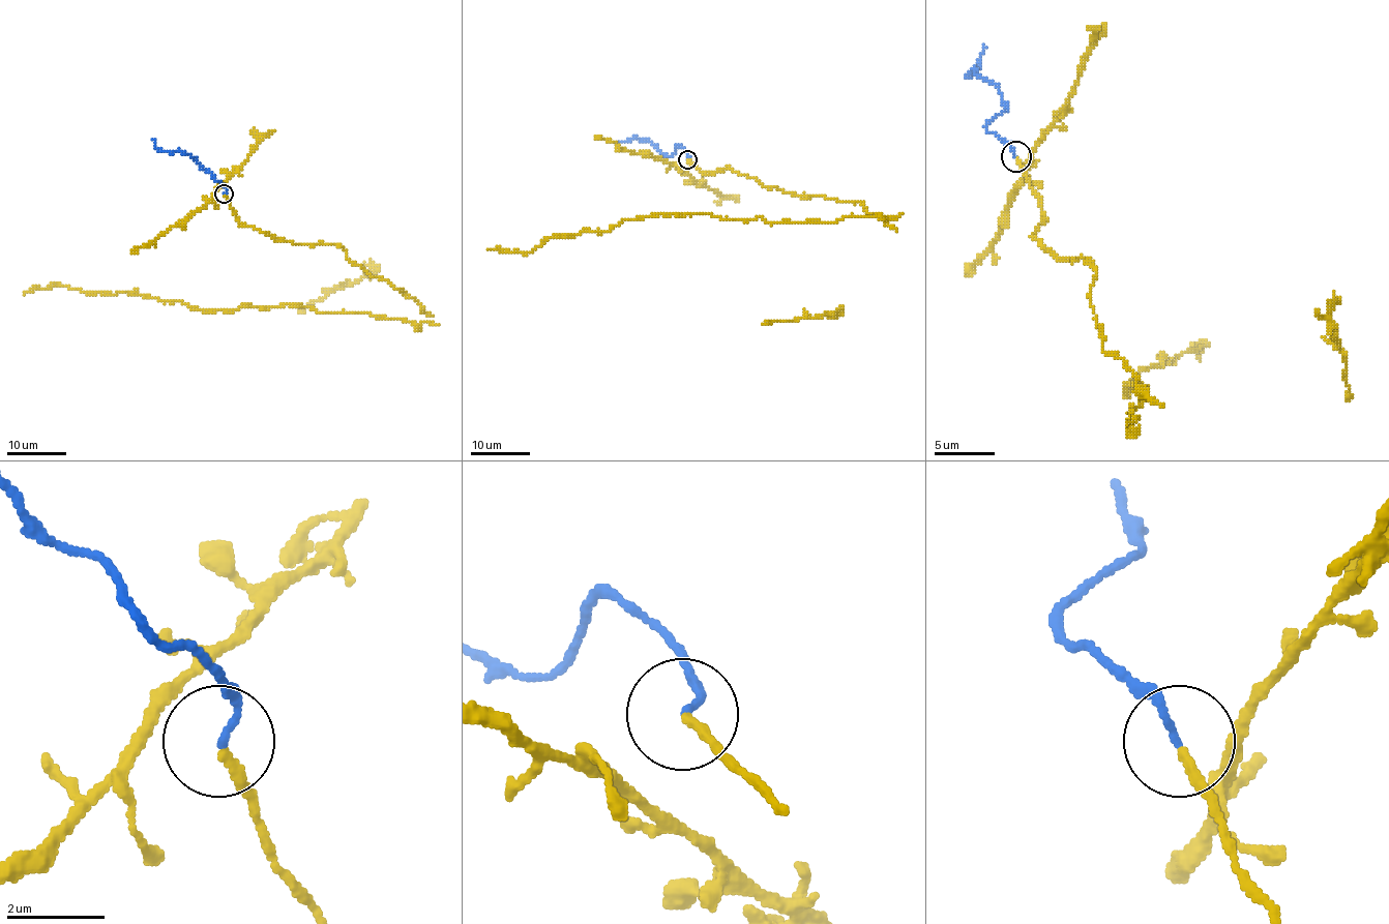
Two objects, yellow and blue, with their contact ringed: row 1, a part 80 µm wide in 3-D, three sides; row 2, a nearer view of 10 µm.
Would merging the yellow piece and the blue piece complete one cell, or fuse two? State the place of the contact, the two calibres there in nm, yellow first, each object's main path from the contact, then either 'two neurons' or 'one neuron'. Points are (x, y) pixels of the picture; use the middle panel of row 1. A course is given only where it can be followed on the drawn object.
place (687, 159); calibres 190 and 120 nm; course yellow (688, 160), (807, 199), (861, 202), (891, 226), (876, 215), (651, 214), (527, 252), (486, 249); course blue (688, 160), (688, 153), (681, 145), (670, 156), (661, 153), (646, 140), (627, 140), (617, 144); one neuron

